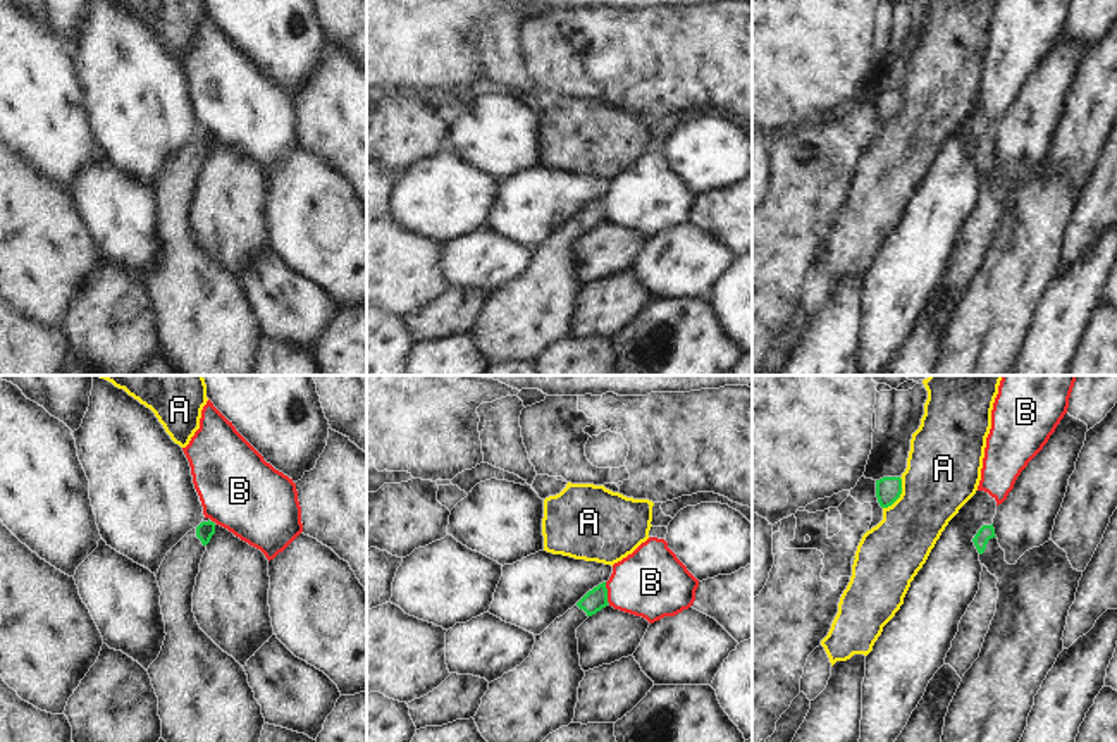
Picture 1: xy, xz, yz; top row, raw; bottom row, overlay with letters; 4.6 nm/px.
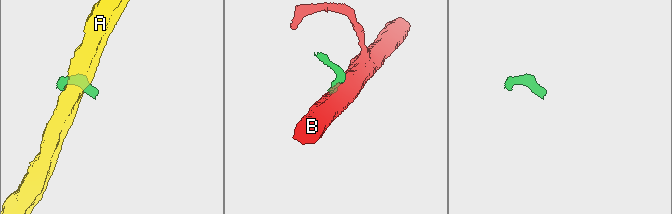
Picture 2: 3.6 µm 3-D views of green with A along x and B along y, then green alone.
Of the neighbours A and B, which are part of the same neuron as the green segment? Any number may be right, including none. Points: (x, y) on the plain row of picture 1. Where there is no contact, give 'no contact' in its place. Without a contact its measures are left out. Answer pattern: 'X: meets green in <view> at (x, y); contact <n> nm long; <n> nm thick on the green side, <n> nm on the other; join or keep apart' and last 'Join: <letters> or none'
A: meets green in yz at (901, 107); contact 170 nm long; 120 nm thick on the green side, 360 nm on the other; keep apart
B: meets green in xz at (606, 207); contact 110 nm long; 100 nm thick on the green side, 340 nm on the other; keep apart
Join: none

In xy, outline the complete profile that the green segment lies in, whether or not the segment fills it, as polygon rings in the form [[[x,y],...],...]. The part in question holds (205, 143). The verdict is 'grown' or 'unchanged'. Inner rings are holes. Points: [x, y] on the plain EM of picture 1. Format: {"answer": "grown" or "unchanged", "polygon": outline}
{"answer": "grown", "polygon": [[[213,136],[189,145],[165,170],[157,191],[165,236],[165,255],[148,289],[158,312],[162,353],[181,375],[255,375],[265,332],[244,282],[224,267],[198,239],[193,207]]]}

